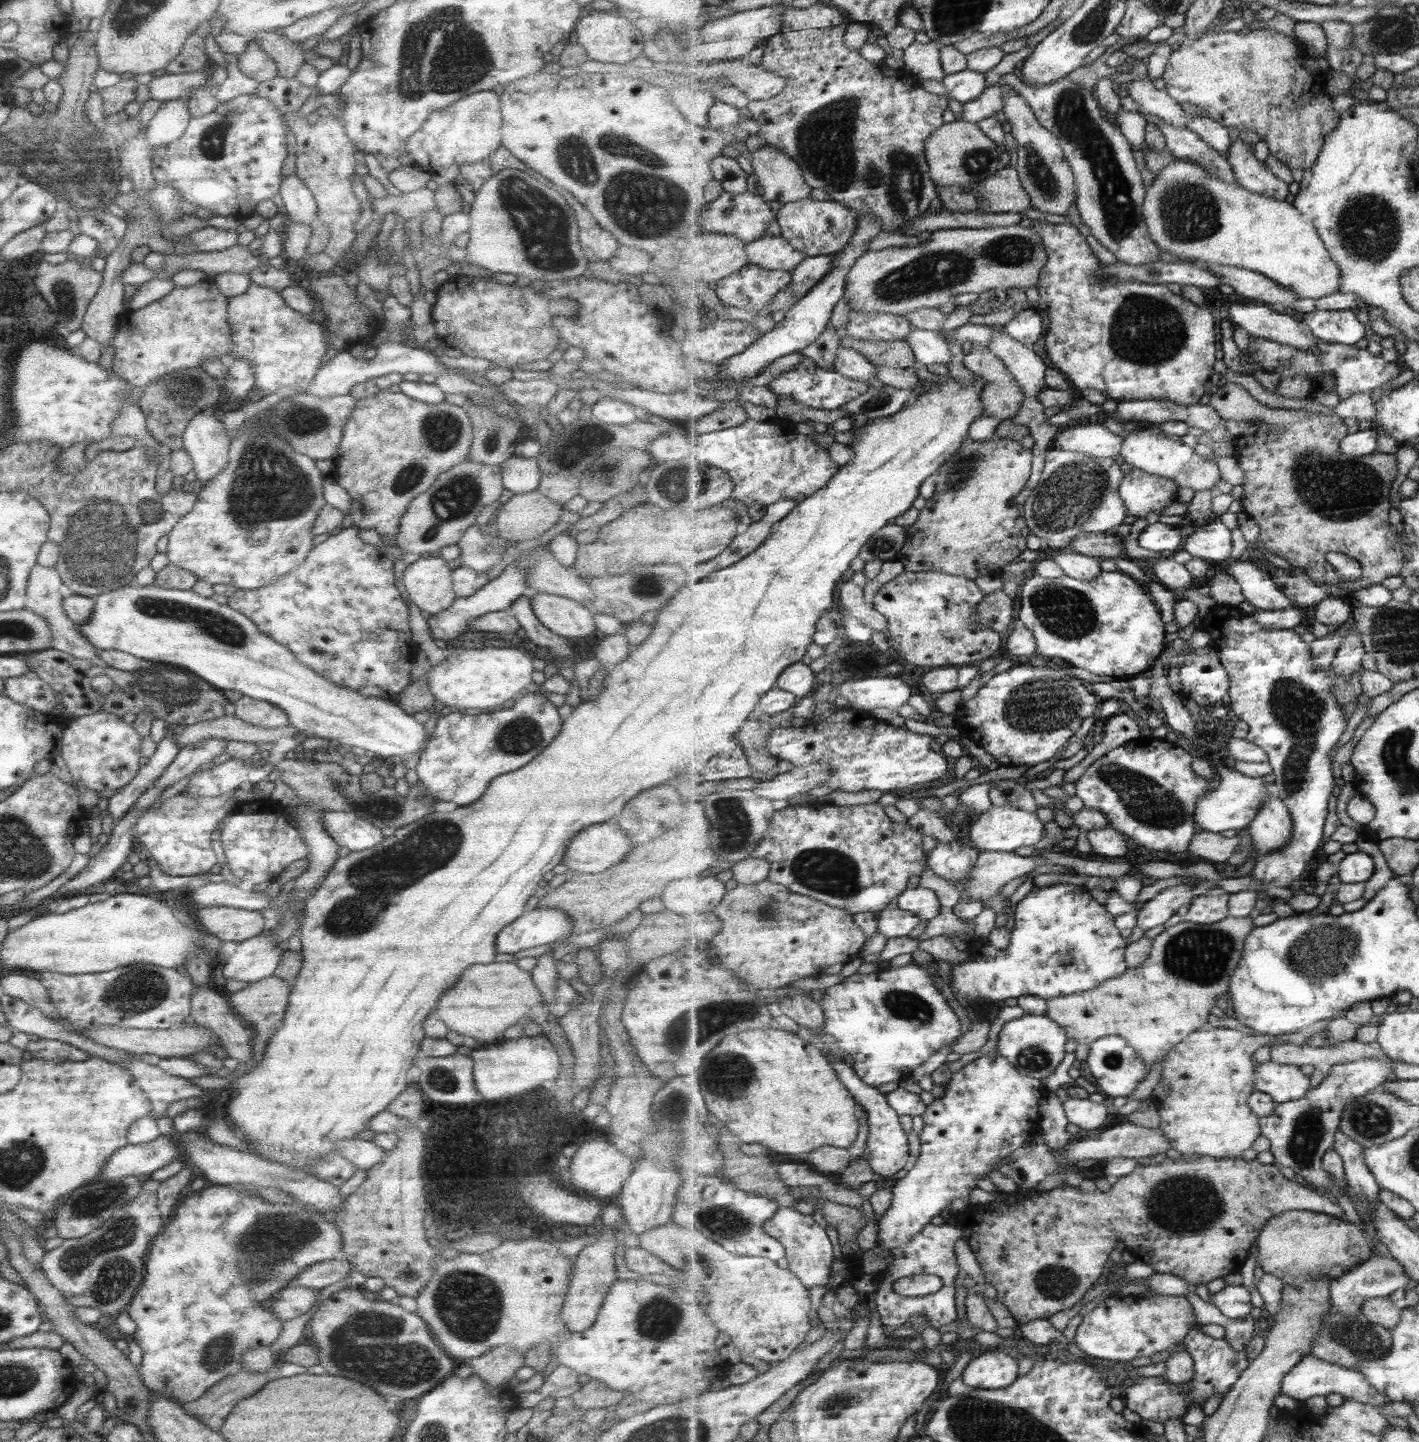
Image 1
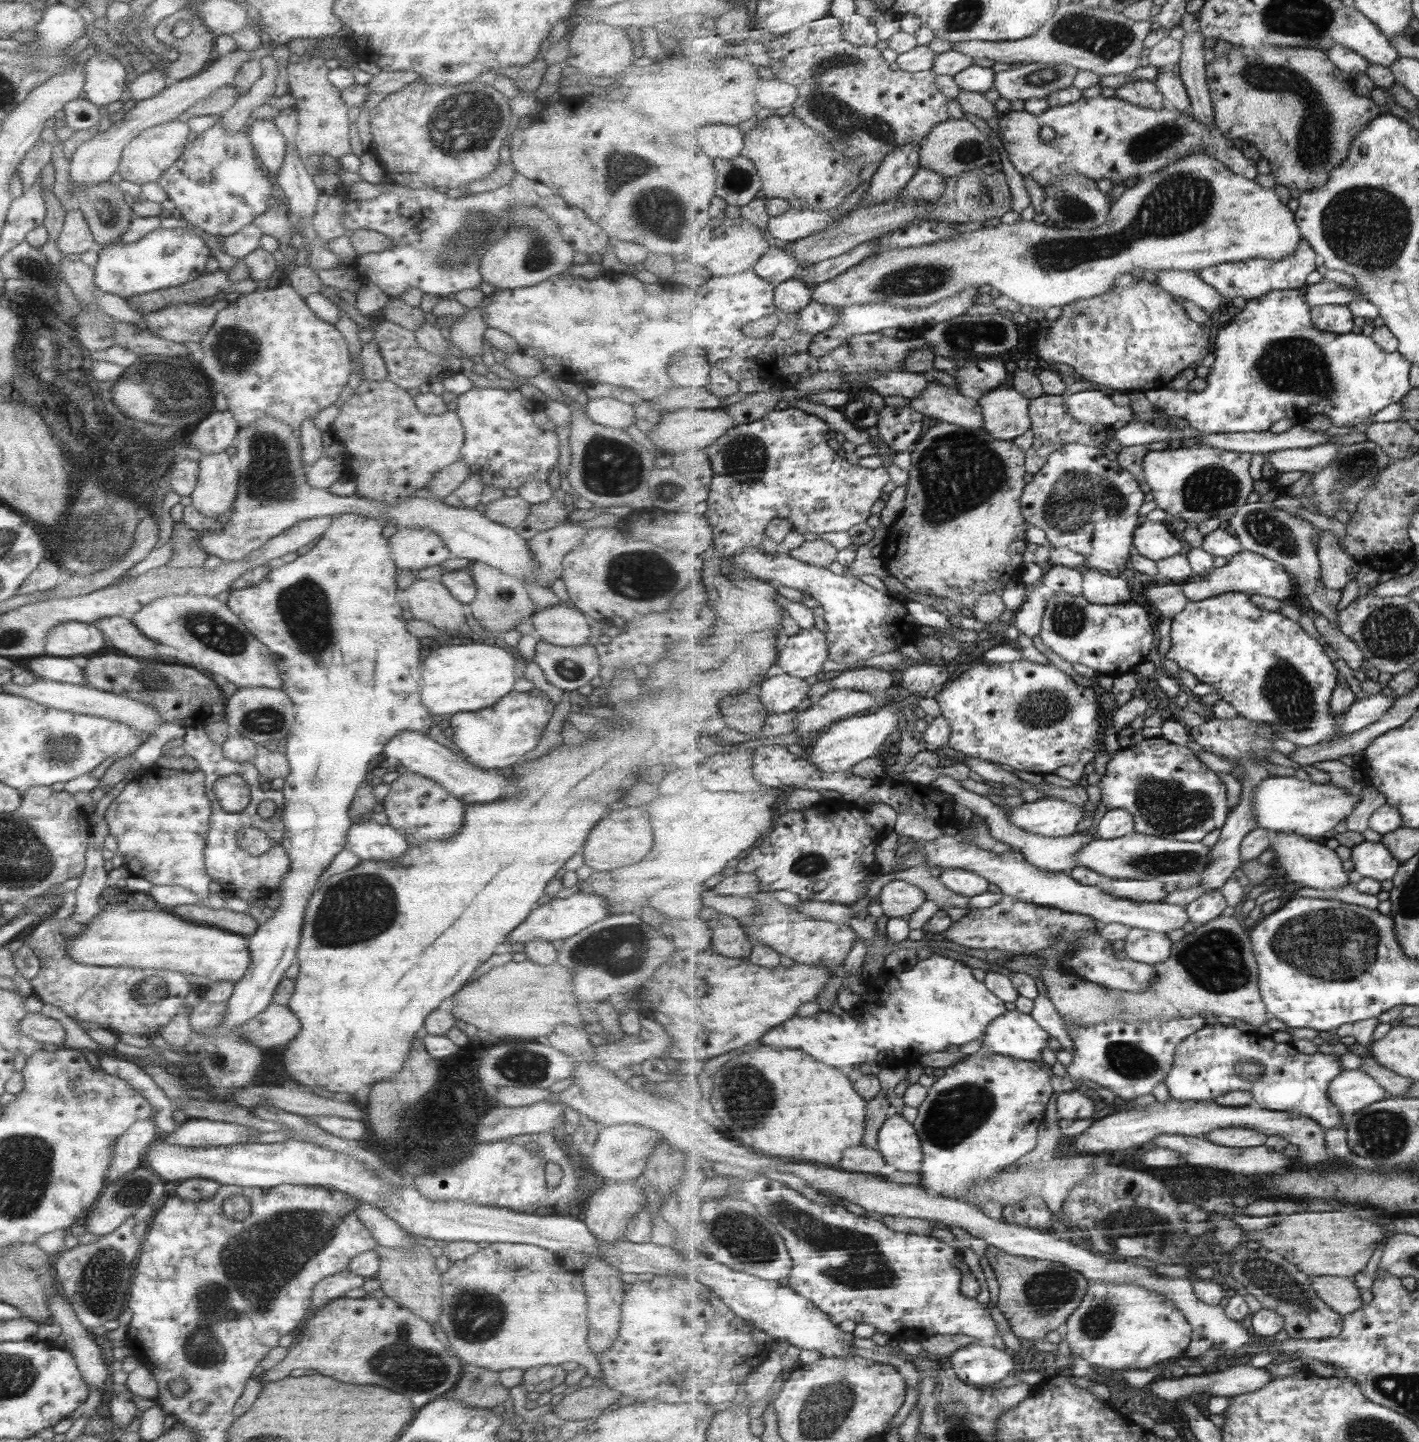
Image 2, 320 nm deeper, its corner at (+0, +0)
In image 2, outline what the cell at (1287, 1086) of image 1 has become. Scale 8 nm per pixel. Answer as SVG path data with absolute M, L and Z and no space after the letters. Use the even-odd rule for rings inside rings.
M1217 1023L1205 1025L1205 1028L1197 1030L1185 1038L1181 1044L1177 1044L1172 1071L1164 1081L1175 1100L1209 1101L1233 1091L1247 1091L1253 1093L1255 1103L1260 1108L1299 1114L1316 1120L1324 1129L1337 1128L1341 1126L1341 1119L1344 1121L1348 1119L1341 1113L1341 1109L1329 1100L1328 1095L1328 1088L1332 1080L1336 1079L1341 1071L1344 1071L1339 1063L1339 1057L1319 1052L1303 1054L1290 1042L1275 1042L1264 1030L1243 1029L1238 1026Z

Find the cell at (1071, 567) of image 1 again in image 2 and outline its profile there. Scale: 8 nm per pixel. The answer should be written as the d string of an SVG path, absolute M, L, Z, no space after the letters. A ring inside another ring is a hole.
M1081 569L1084 578L1084 597L1093 604L1123 604L1132 602L1129 582L1123 576L1109 576L1098 570Z

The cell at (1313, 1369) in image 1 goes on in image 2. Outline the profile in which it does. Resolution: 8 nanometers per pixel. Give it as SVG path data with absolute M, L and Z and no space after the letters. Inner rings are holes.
M1251 1364L1235 1365L1222 1372L1215 1372L1203 1375L1184 1375L1183 1377L1173 1379L1157 1380L1151 1385L1151 1391L1159 1399L1183 1402L1187 1399L1193 1399L1197 1395L1213 1395L1213 1397L1233 1397L1245 1395L1249 1392L1263 1390L1267 1384L1271 1384L1275 1377L1265 1370L1265 1367L1255 1368Z

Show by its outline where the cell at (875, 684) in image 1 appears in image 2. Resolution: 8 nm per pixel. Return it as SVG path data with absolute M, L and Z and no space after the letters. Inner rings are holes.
M830 689L822 698L796 716L798 734L821 733L835 722L853 715L863 715L889 704L888 696L873 696L859 690Z

